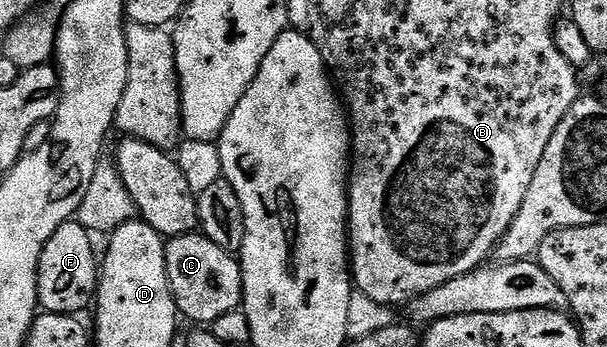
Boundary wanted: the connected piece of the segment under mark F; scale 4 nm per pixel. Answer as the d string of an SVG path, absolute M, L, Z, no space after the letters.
M68 222L49 238L39 263L39 303L42 311L82 313L82 308L90 309L99 286L100 261L91 245L92 233L78 222Z

